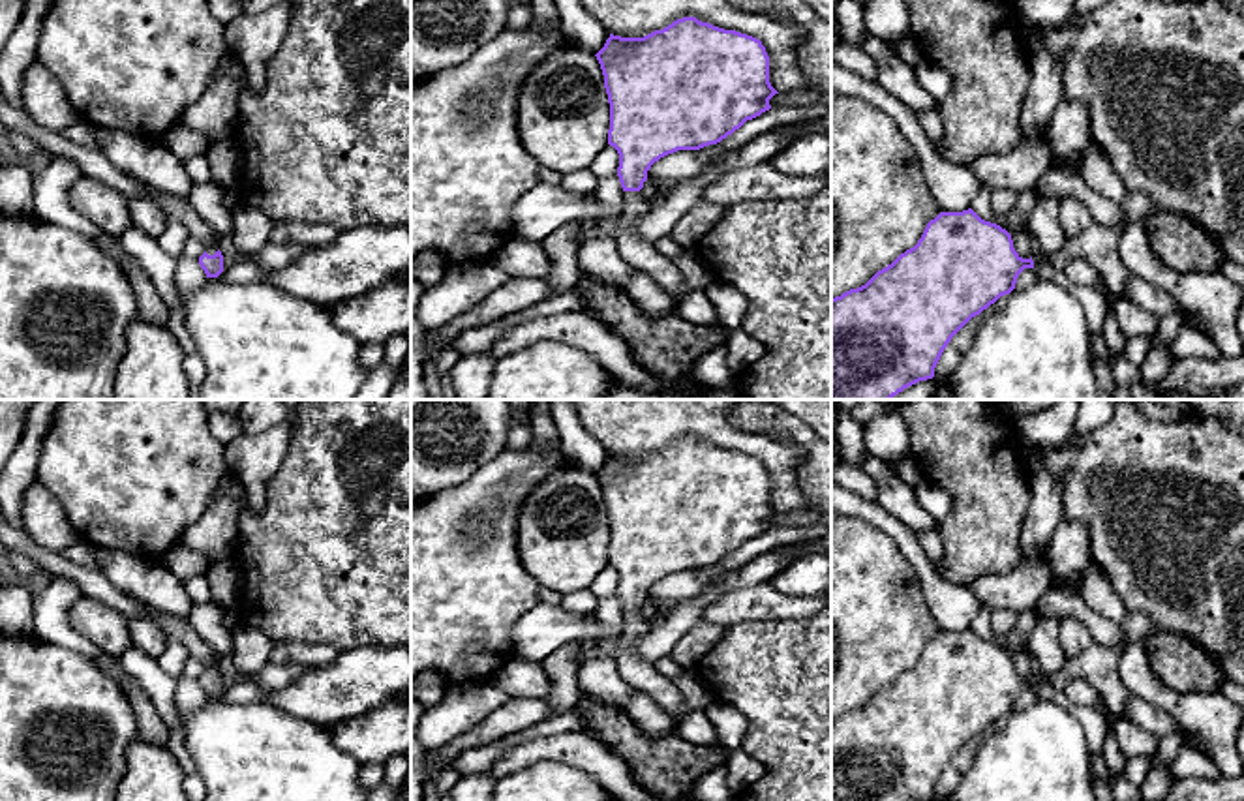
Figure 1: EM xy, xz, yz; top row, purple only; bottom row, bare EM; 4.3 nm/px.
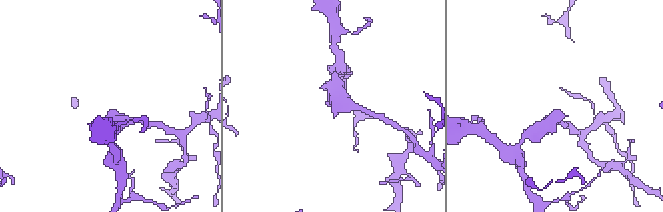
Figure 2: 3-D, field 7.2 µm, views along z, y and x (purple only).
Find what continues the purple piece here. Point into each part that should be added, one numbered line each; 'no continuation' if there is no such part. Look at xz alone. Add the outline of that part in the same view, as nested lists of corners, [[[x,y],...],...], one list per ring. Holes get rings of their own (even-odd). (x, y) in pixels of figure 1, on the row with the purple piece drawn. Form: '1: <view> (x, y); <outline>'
1: xz (638, 254); [[[623,191],[621,227],[615,248],[634,270],[645,272],[675,304],[685,296],[683,274],[675,263],[659,253],[653,242],[636,234],[636,221],[651,208],[640,191]]]

